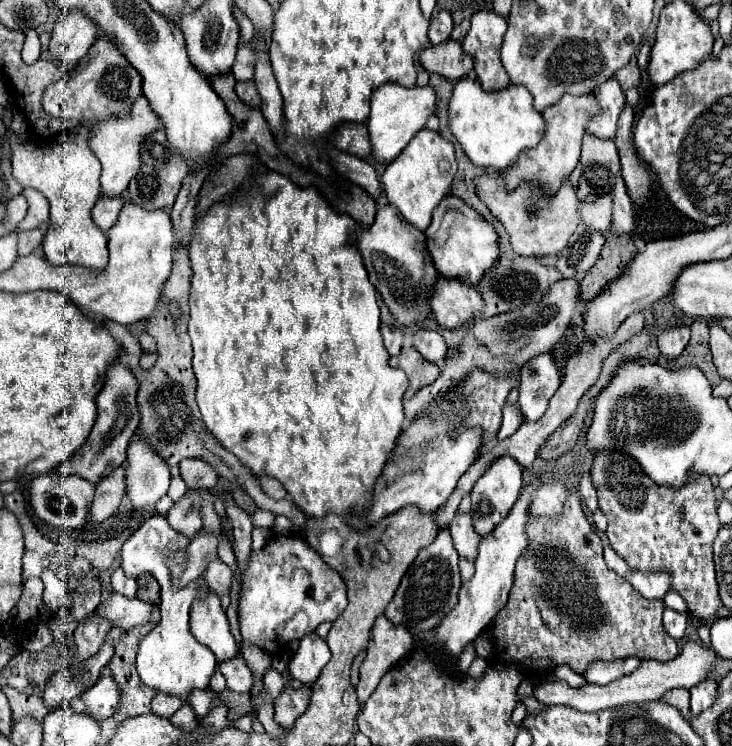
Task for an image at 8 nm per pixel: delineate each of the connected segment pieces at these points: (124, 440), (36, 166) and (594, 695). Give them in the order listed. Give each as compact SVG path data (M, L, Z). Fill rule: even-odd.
M122 360L112 362L112 366L106 372L104 386L96 398L98 416L96 416L94 428L92 428L86 444L72 458L60 462L54 468L54 472L58 472L58 468L60 468L62 474L76 474L76 476L82 476L84 480L90 480L92 484L98 484L114 468L122 466L122 462L126 460L126 448L130 444L130 438L140 424L136 394L138 394L138 380L132 374L132 370Z
M78 126L57 136L56 142L52 144L36 144L36 142L26 142L26 146L18 144L13 130L9 131L8 140L12 146L12 176L18 184L24 188L34 188L42 192L48 202L50 202L50 220L52 226L48 228L44 236L44 254L54 266L82 266L88 270L104 270L108 264L108 248L106 248L106 236L96 228L92 222L92 208L96 200L100 198L100 162L98 158L90 152L86 138L88 138L88 126Z
M688 642L682 652L668 662L654 662L654 660L644 660L642 666L632 672L632 676L614 680L612 684L606 686L596 686L596 684L586 684L582 688L570 688L564 682L542 682L540 686L536 686L534 696L538 702L546 704L546 706L554 706L554 704L566 704L572 706L580 712L598 712L598 710L606 710L606 708L616 708L616 706L626 706L626 704L642 704L642 702L654 702L660 700L668 690L674 688L692 688L696 682L702 682L704 676L708 674L708 670L714 666L716 662L716 654L696 642Z

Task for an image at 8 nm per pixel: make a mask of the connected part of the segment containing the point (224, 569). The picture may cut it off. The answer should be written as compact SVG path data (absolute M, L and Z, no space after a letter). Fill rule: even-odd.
M212 560L204 572L204 580L212 592L218 592L218 596L226 594L232 584L232 570L220 560Z

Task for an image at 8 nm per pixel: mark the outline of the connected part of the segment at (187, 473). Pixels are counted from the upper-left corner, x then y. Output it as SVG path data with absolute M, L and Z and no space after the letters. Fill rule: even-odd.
M182 460L180 476L184 478L188 488L204 488L204 490L210 490L218 480L212 466L202 460Z

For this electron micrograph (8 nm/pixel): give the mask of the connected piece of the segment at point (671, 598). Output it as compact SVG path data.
M674 590L668 594L668 598L664 598L664 604L668 606L668 608L672 608L672 610L676 610L676 612L688 612L688 604L686 604L686 600L680 596L680 594L676 594Z

